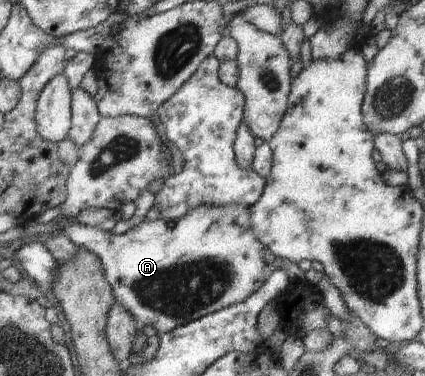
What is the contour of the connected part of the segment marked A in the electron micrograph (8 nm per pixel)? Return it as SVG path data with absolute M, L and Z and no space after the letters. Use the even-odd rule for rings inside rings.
M243 203L201 205L171 222L163 218L156 221L145 219L122 235L79 223L76 219L63 221L61 228L77 246L97 253L116 300L131 311L140 326L154 326L161 336L205 315L247 301L267 282L269 274L265 267L265 250L269 248L253 230L250 208Z

